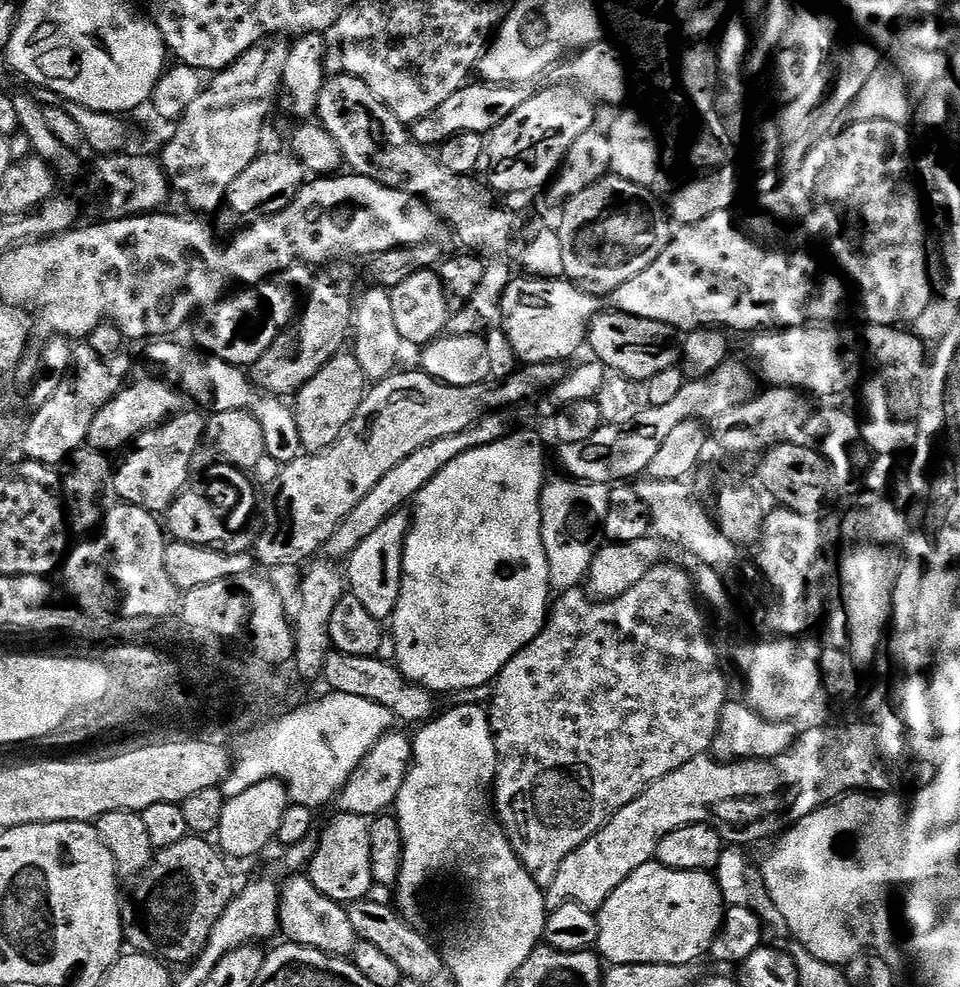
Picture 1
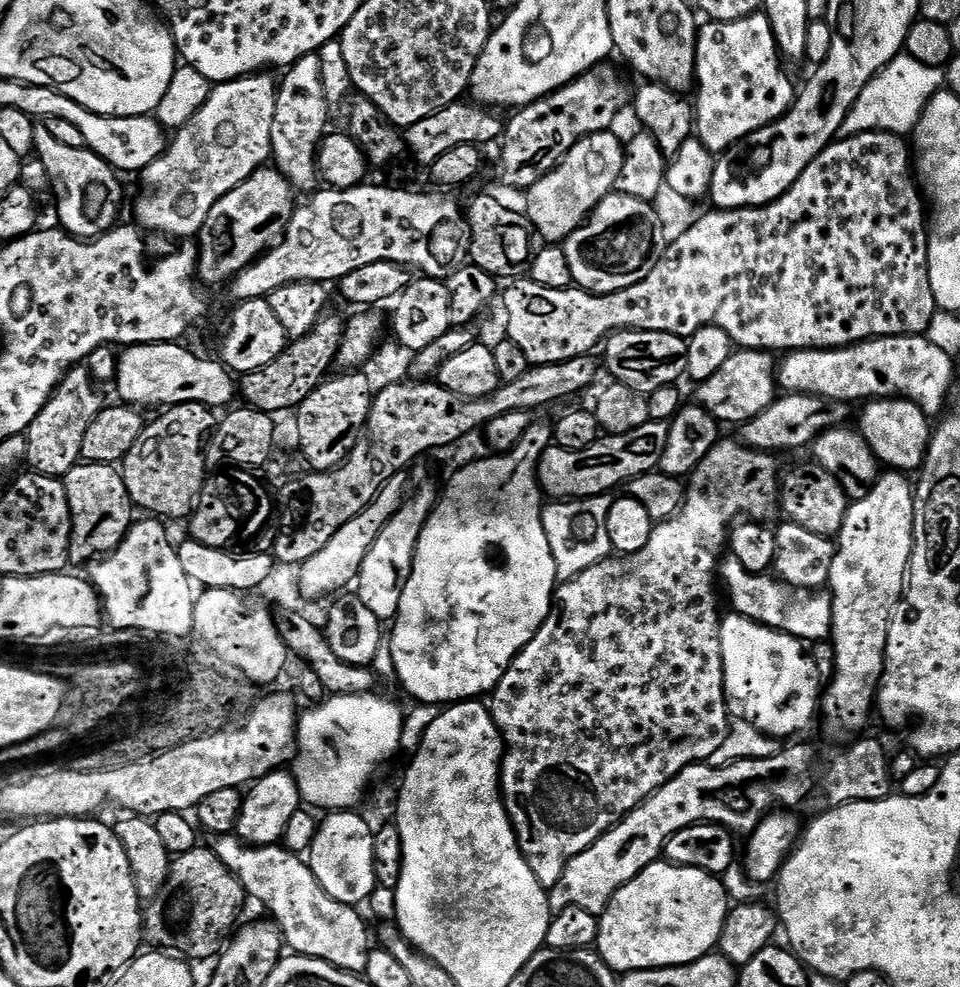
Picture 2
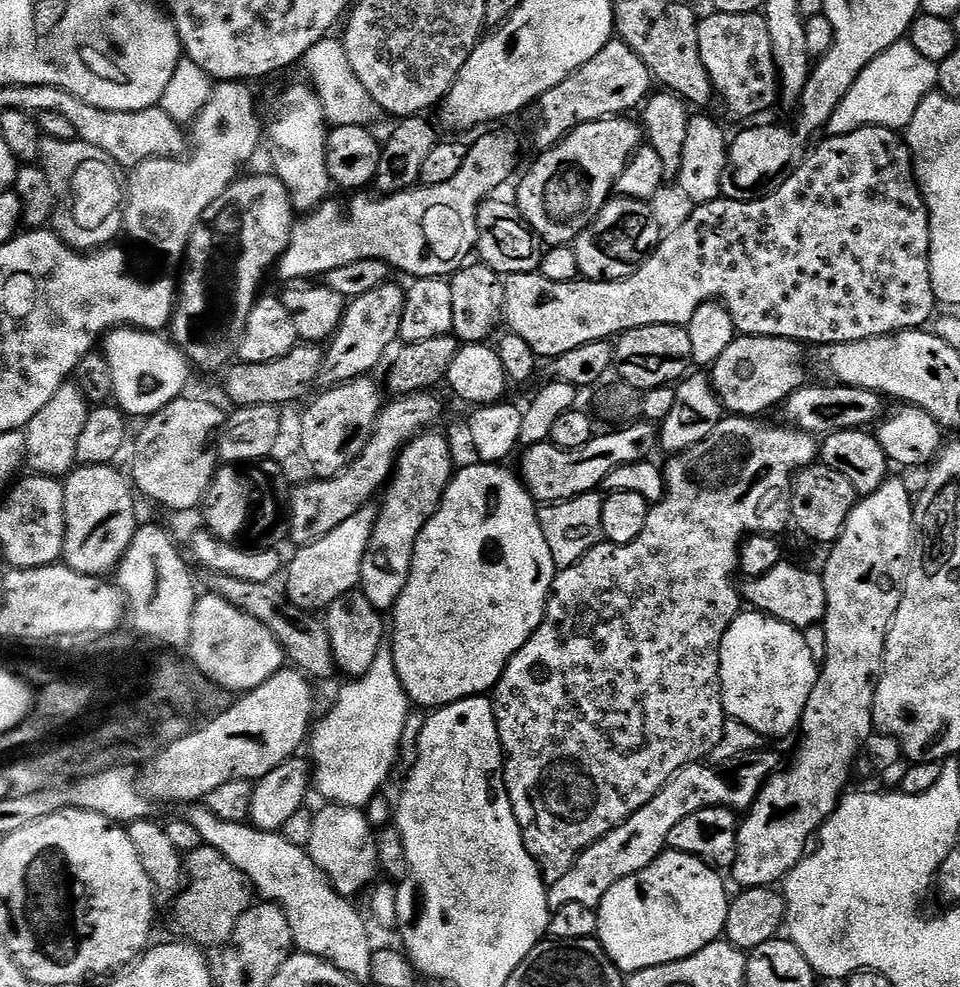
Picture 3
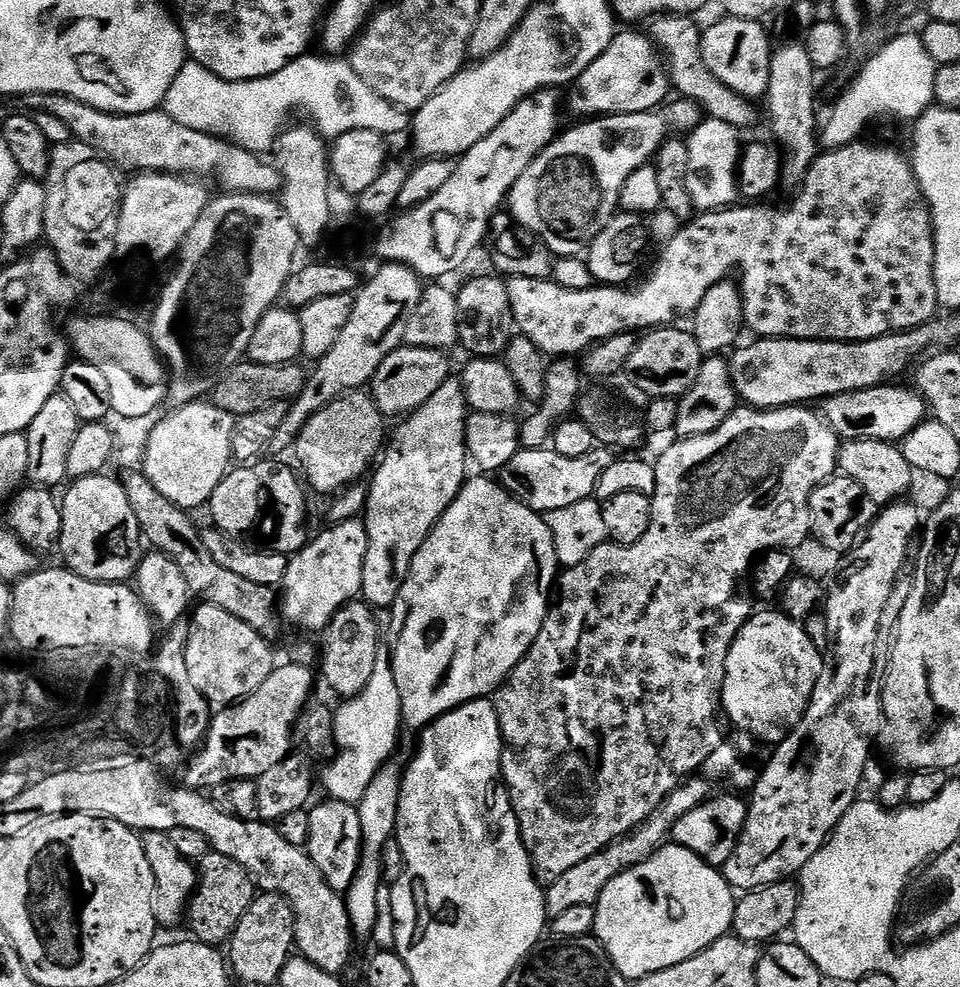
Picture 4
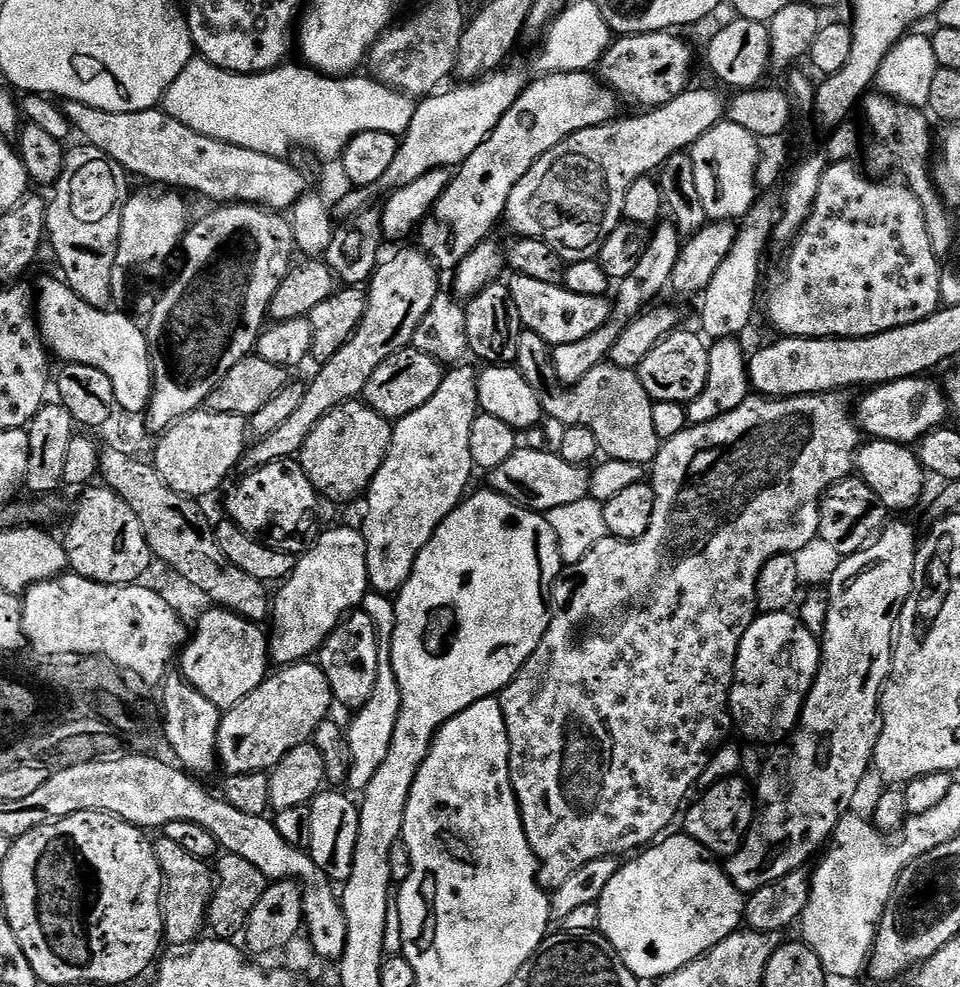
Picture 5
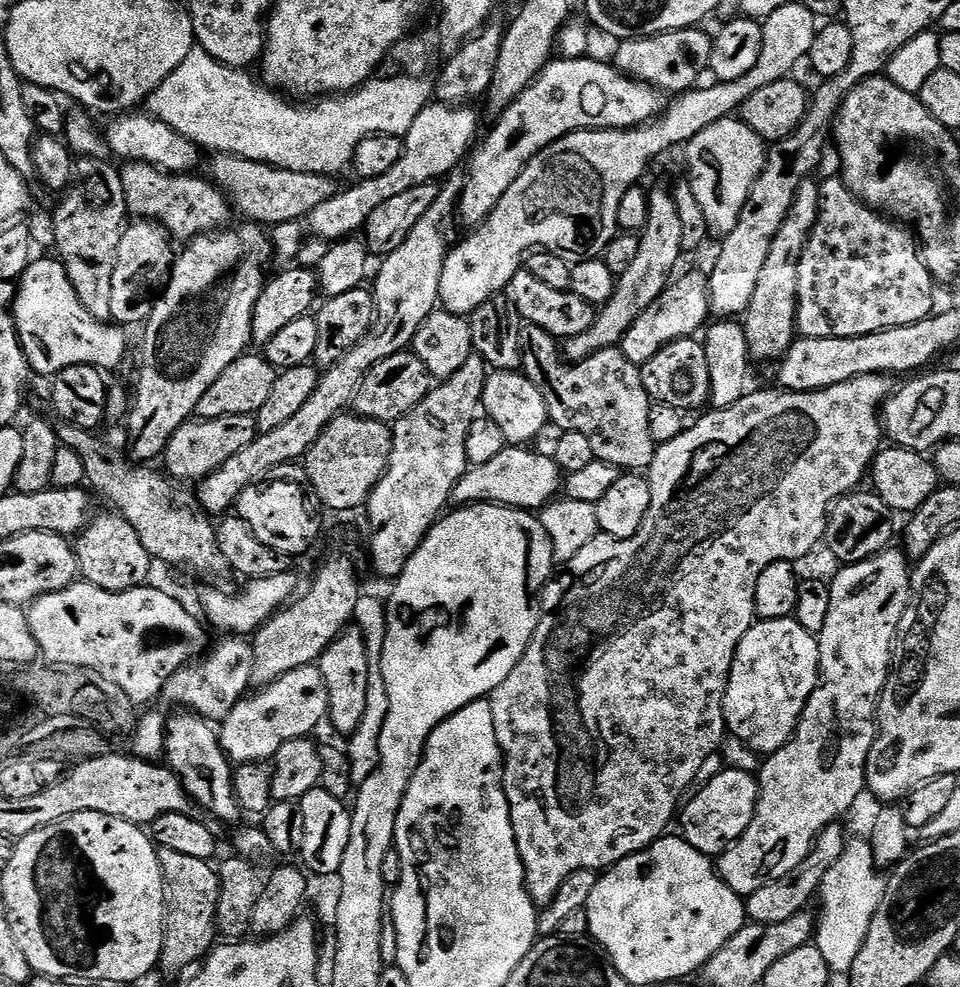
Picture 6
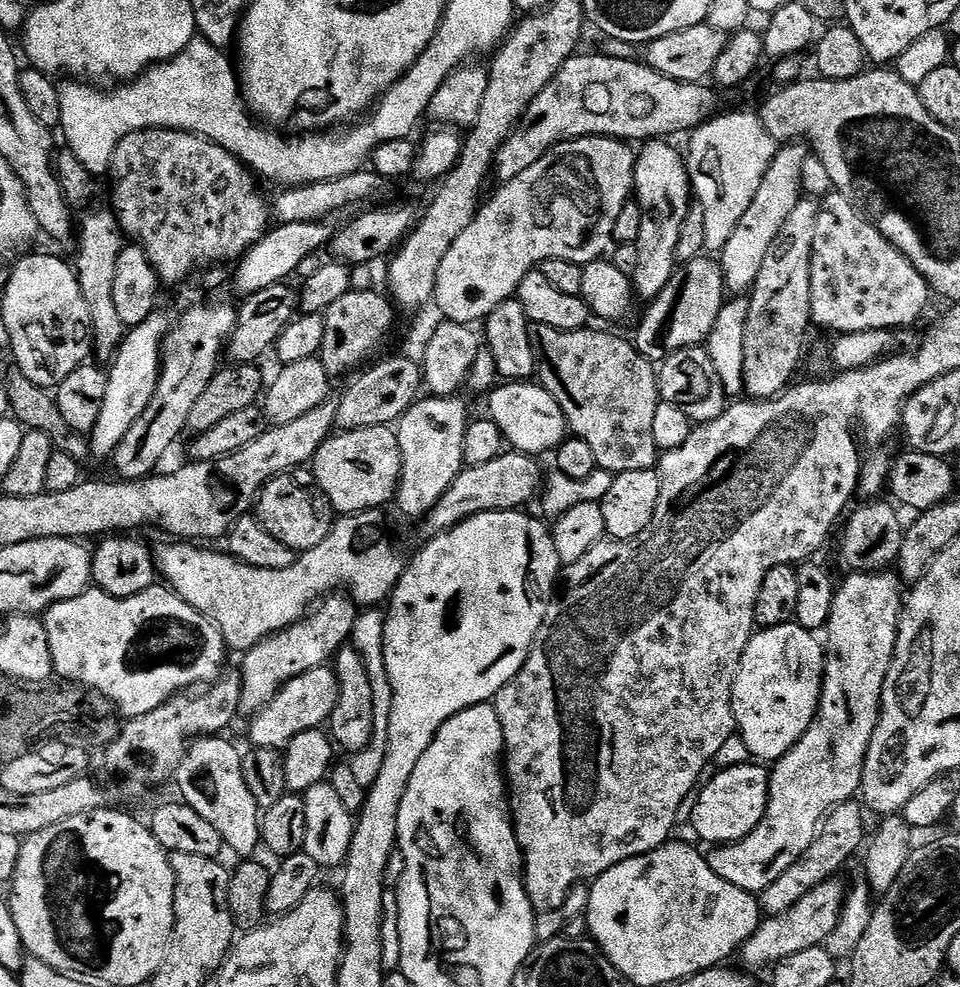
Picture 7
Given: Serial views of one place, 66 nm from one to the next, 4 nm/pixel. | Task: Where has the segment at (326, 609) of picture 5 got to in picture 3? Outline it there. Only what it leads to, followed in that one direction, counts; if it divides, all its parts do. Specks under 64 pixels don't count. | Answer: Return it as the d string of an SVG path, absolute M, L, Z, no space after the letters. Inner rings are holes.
M370 503L358 510L358 514L350 514L350 518L346 518L346 522L339 524L336 529L330 530L326 538L320 538L297 551L292 565L289 568L287 565L286 568L286 595L292 605L304 612L316 614L328 609L347 592L353 591L359 585L362 562L366 558L366 550L370 546L374 526L379 518L380 508L375 503Z

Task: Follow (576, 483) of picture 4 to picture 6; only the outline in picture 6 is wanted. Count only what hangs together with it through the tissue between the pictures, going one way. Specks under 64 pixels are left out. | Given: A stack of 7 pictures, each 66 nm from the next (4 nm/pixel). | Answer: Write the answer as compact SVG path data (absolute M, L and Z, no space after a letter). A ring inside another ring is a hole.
M505 446L502 454L495 456L494 462L471 465L457 483L456 488L453 489L451 499L460 506L470 504L501 504L507 508L523 508L525 510L540 510L553 503L558 496L556 491L559 488L561 491L562 488L562 473L551 455L543 456L540 452L531 452L532 450L528 446Z

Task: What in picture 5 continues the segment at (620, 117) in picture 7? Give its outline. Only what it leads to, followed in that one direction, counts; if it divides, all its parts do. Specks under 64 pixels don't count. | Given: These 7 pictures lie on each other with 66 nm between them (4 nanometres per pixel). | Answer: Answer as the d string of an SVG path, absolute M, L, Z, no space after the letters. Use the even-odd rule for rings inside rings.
M591 71L549 72L537 75L524 87L524 92L514 102L514 106L506 110L506 114L488 135L486 142L482 142L482 146L478 146L478 150L474 150L474 154L470 154L470 158L466 158L463 164L459 165L450 186L442 194L442 198L438 198L432 213L420 225L419 247L427 252L428 259L440 270L459 268L460 263L479 244L485 243L491 237L488 235L491 234L492 227L499 220L501 223L502 217L508 211L508 199L514 186L518 186L518 182L528 173L534 161L542 158L542 154L554 150L554 146L558 146L558 142L562 142L568 136L599 124L609 124L617 119L616 103L618 103L616 93L600 79L599 75Z

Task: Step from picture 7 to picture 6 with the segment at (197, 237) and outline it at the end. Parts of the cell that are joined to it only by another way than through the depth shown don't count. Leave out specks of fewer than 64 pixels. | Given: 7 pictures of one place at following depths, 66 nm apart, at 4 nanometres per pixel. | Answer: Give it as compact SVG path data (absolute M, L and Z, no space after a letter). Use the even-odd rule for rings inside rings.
M140 160L125 163L123 167L119 169L119 174L129 213L141 220L159 222L173 241L194 240L197 236L223 230L233 223L233 205L211 179L203 180L197 174L166 172Z

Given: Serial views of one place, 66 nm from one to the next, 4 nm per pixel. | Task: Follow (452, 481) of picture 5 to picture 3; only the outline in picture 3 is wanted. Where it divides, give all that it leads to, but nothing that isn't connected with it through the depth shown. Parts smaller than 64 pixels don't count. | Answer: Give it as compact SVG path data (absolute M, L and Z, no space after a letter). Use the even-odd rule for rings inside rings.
M423 433L399 453L393 476L384 492L384 495L386 494L384 502L380 504L380 518L374 526L372 541L366 550L366 558L362 562L359 587L364 597L370 602L370 606L377 608L381 614L395 609L398 598L410 578L418 534L422 534L426 522L436 513L456 470L456 465L454 466L452 462L452 450L447 440L434 433Z

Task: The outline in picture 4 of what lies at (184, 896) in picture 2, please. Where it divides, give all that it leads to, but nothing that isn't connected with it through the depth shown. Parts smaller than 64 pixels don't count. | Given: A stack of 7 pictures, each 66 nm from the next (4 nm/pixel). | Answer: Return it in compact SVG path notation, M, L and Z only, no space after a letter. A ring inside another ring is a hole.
M208 851L206 858L198 861L196 892L186 913L187 923L192 923L191 935L201 944L227 945L238 922L242 922L242 914L250 910L257 895L258 889L252 875L242 866L238 866L234 858L226 858L226 854Z

